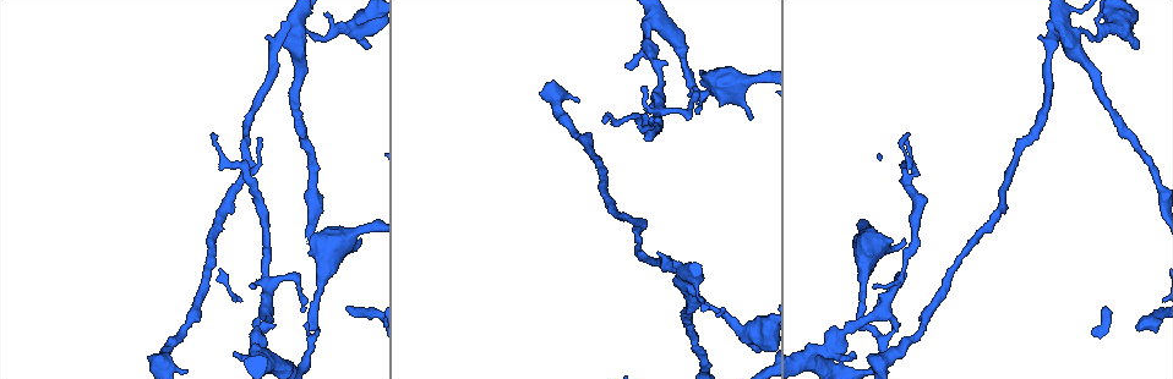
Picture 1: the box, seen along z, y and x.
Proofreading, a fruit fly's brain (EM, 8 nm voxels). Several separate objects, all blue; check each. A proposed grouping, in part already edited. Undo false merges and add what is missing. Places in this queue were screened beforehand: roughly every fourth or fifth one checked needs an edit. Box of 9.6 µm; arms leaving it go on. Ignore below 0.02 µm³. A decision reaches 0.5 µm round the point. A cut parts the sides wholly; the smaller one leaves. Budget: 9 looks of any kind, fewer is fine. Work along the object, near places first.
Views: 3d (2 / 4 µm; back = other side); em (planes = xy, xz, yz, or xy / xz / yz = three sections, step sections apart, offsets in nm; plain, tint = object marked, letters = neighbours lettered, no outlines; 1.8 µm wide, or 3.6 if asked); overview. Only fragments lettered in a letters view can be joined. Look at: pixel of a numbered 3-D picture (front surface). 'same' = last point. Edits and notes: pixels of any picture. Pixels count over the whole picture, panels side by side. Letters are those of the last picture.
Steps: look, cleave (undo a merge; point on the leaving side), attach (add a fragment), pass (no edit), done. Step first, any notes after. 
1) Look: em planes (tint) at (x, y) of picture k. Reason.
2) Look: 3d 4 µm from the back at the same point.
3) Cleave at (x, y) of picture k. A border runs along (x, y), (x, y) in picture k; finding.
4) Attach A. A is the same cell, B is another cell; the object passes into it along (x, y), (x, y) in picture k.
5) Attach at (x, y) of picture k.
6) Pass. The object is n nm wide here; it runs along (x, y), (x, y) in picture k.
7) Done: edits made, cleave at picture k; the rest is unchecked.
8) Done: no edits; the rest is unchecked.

Look: 3d 4 µm from the back at (356, 245) of picture 1. Branch stops here.

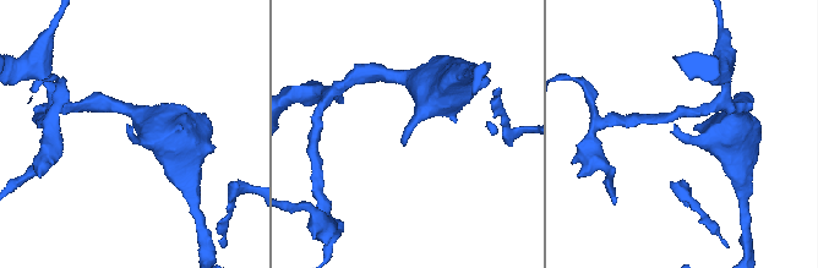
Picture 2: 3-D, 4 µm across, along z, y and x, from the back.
Look: em xy step 4 (letters) at (403, 144) of picture 2.

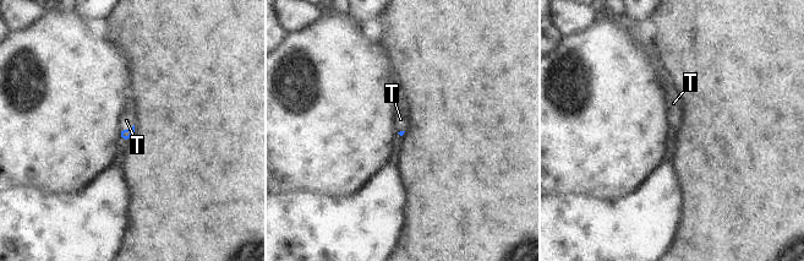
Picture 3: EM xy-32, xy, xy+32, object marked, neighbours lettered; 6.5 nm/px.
Look: em yz step 16 (letters) at the same point. Cut it another way.

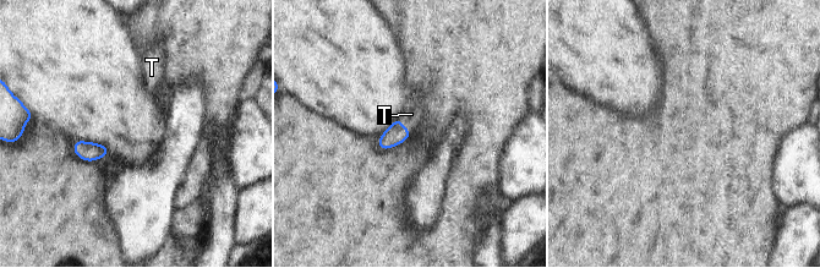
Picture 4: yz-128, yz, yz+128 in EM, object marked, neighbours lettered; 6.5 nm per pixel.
Attach T. T is the same cell; the object passes into it along (395, 134), (403, 126), (411, 114) in picture 4; it goes on there.

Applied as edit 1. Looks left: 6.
Look: 3d 4 µm from the back at (698, 112) of picture 1. An open end.

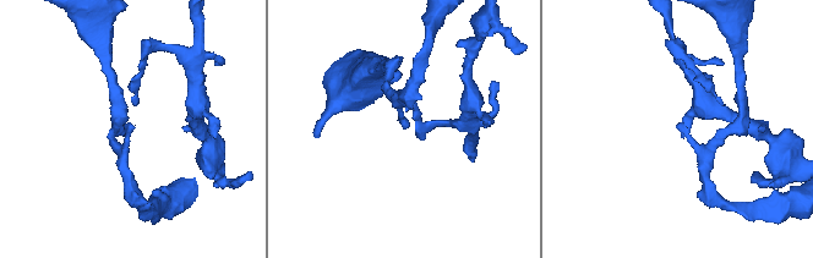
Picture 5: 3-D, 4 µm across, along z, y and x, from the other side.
Look: em 3.6 µm xy step 4 (letters) at (132, 127) of picture 5. Shape alone is not enough.

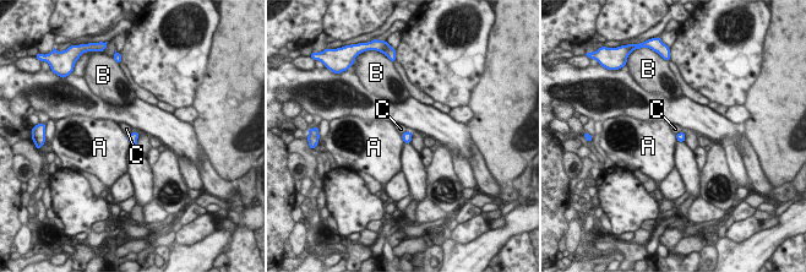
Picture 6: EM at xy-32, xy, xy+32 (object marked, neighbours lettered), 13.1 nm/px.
Pass. The object is 120 nm wide here; A, B and C are other cells; a border runs along (126, 136), (131, 143) in picture 6; no lettered fragment goes on from it.

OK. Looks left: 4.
Look: overview. See it whole again.

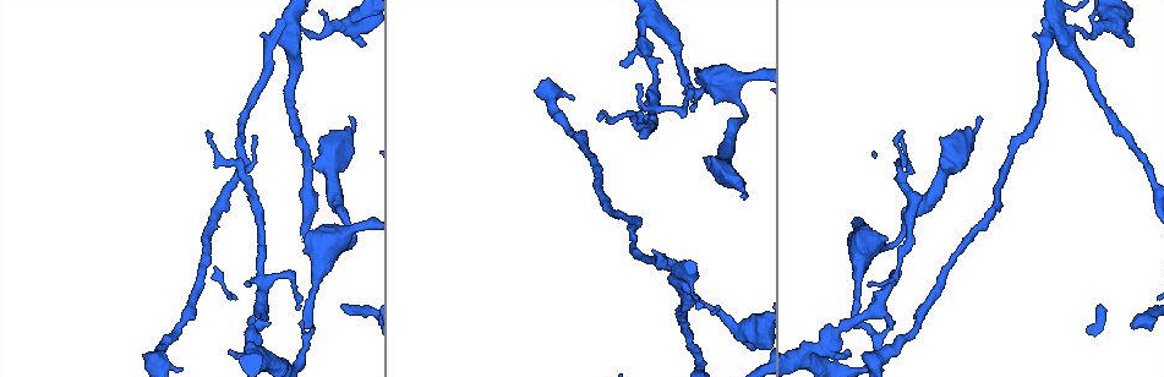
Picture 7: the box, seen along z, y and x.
Look: em planes (letters) at (874, 362) of picture 7. Calibre changes.

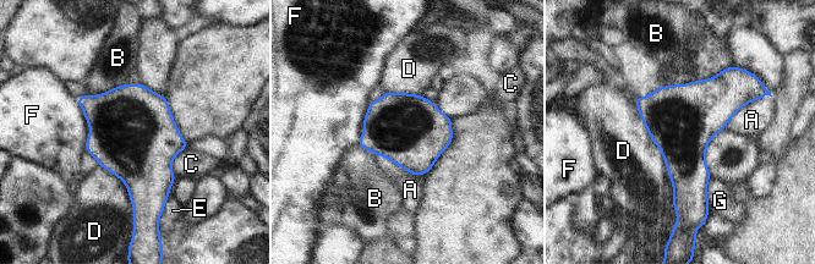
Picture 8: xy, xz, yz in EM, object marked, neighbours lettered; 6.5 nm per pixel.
Pass. The object is 460 nm wide here; the longest contact is with D, 800 nm; A, B, C, D, E, F and G are other cells; one cell here.

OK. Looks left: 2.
Look: 3d 4 µm from the back at (599, 121) of picture 7. Free end.

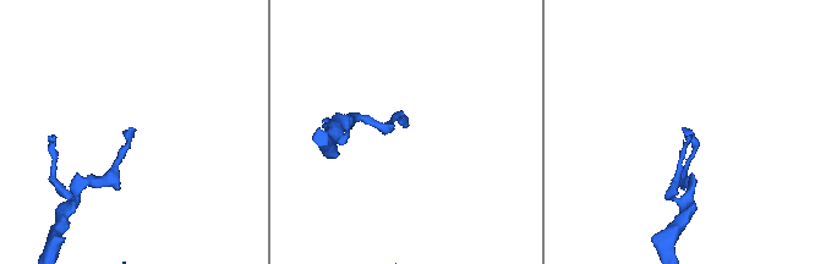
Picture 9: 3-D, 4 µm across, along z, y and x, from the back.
Look: em 3.6 µm planes (letters) at (132, 130) of picture 9.

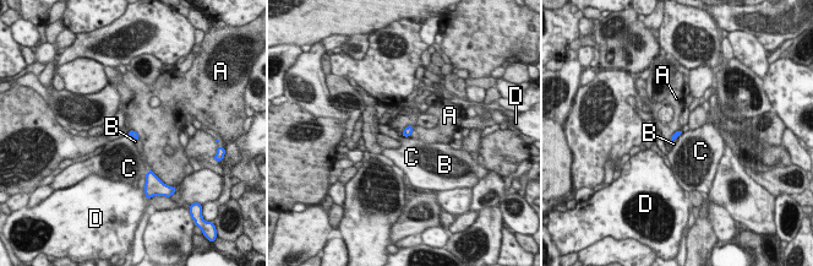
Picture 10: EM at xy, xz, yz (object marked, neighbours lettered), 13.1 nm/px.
Pass. The longest contact is with A, 220 nm; A, B, C and D are other cells; no lettered fragment goes on from it.

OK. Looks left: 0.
Done: edits made, attach at picture 4; the rest is unchecked.

